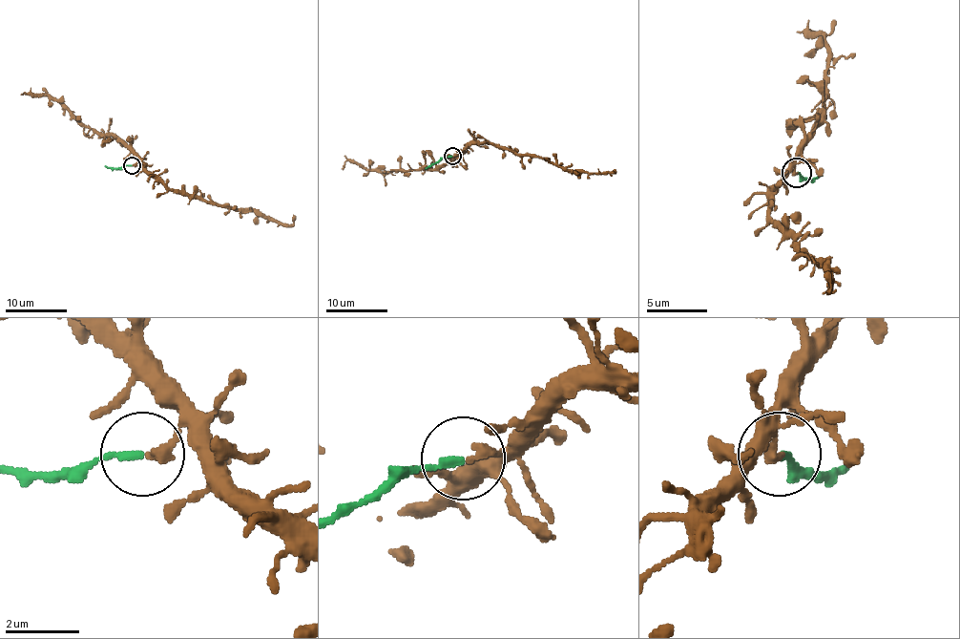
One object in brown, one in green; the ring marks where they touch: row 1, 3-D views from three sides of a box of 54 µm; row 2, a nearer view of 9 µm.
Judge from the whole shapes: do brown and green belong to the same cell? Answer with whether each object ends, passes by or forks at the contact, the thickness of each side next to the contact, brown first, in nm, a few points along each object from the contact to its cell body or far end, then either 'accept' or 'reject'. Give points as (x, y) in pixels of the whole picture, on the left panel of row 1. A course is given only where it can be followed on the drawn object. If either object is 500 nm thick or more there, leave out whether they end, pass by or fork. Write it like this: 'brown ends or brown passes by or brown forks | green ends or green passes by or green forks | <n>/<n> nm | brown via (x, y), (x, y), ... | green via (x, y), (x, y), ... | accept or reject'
brown ends | green ends | 280/190 nm | brown via (133, 164), (140, 163), (166, 186), (200, 198), (247, 212), (261, 212), (287, 224), (293, 223), (293, 215) | green via (131, 164), (105, 166) | reject

